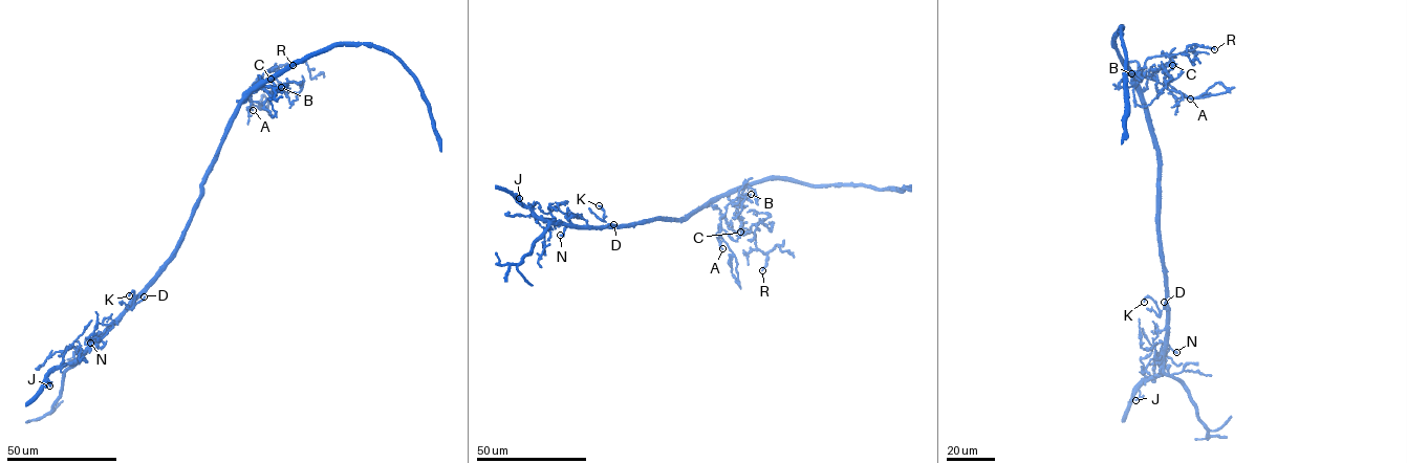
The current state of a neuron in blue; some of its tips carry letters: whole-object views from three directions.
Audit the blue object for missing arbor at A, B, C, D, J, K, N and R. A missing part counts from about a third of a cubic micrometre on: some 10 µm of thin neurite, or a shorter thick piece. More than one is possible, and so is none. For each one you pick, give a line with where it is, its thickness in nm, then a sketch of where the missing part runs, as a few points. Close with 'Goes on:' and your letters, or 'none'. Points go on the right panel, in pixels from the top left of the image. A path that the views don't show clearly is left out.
Goes on: none

